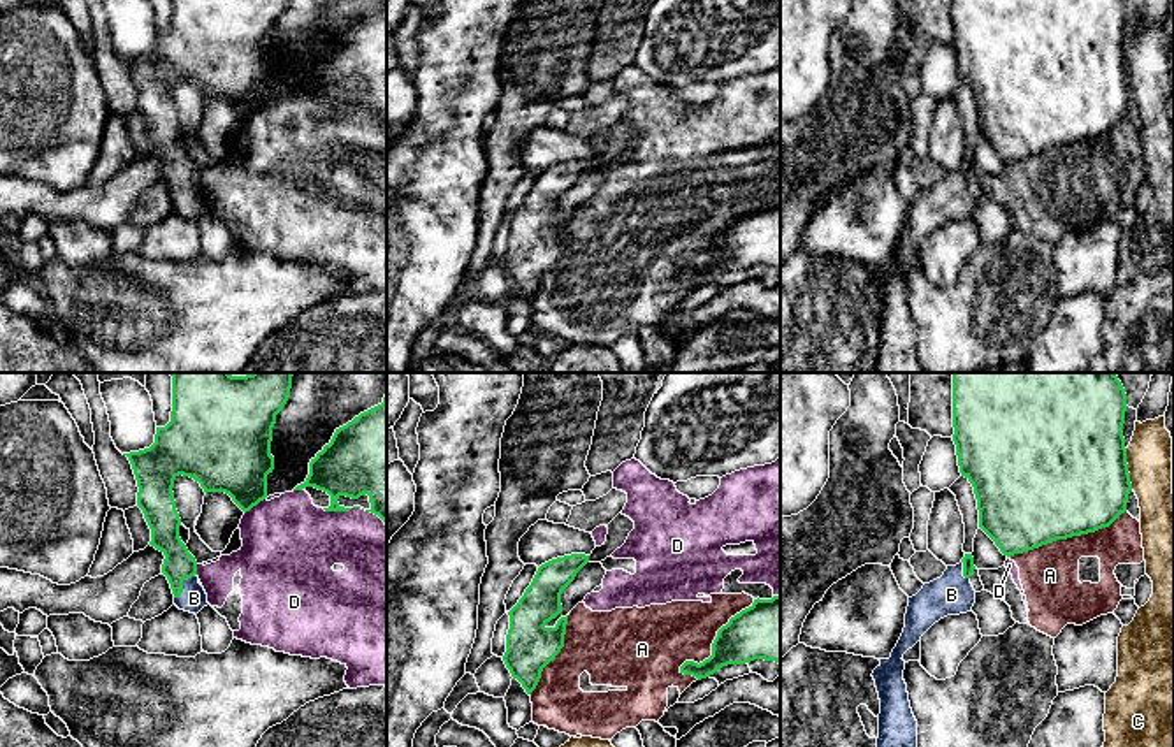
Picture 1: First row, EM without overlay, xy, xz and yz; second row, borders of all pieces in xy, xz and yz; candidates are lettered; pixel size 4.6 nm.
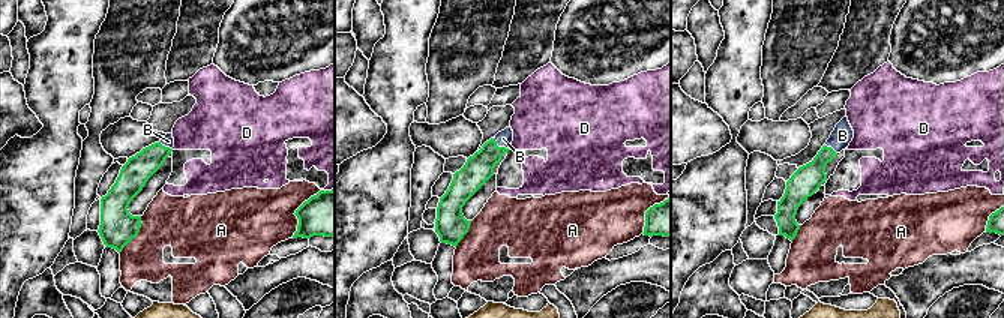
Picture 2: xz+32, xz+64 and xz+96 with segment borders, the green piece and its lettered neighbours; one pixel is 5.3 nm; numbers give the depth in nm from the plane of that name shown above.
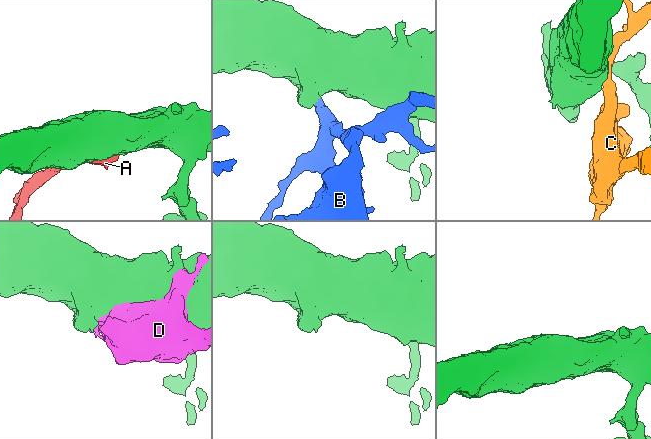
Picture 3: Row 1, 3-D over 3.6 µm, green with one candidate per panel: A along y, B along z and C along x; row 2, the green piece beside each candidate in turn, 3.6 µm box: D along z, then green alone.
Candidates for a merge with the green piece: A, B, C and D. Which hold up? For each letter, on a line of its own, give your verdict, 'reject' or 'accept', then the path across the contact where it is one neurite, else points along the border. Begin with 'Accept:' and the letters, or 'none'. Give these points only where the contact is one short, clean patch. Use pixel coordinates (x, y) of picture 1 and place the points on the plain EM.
Accept: B
A: reject
B: accept | across xy (178, 171), (181, 190), (194, 204)
C: reject
D: reject

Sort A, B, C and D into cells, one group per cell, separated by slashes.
A D / B / C

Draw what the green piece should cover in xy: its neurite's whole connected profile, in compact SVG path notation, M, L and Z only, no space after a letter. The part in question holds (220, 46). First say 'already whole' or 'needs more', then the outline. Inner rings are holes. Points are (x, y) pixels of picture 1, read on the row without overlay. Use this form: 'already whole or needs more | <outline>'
needs more | M172 0L170 28L156 33L155 49L123 60L137 86L137 112L151 135L149 151L165 162L162 179L179 216L197 221L209 209L199 190L197 167L179 144L181 125L172 98L174 86L179 81L190 83L206 100L225 98L244 120L250 118L267 104L267 81L274 76L272 33L288 4L290 0Z

